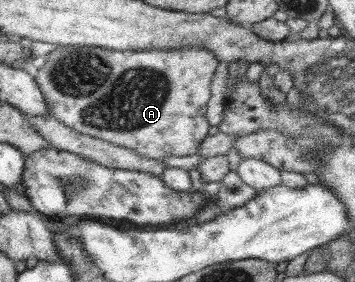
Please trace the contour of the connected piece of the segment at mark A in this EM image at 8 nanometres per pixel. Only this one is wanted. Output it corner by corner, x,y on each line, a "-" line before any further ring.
57,45
57,48
45,56
45,64
41,65
41,69
37,71
35,81
39,85
39,89
45,102
49,106
49,115
58,119
67,127
78,131
79,133
89,135
117,145
121,148
126,148
135,151
140,157
148,159
163,159
164,157
176,156
185,157
192,156
198,153
201,142
207,137
209,131
209,122
205,118
207,113
207,103
211,97
211,83
217,71
218,59
207,49
201,47
179,47
179,49
145,49
133,51
113,51
113,49
101,49
101,47
85,47
85,45

